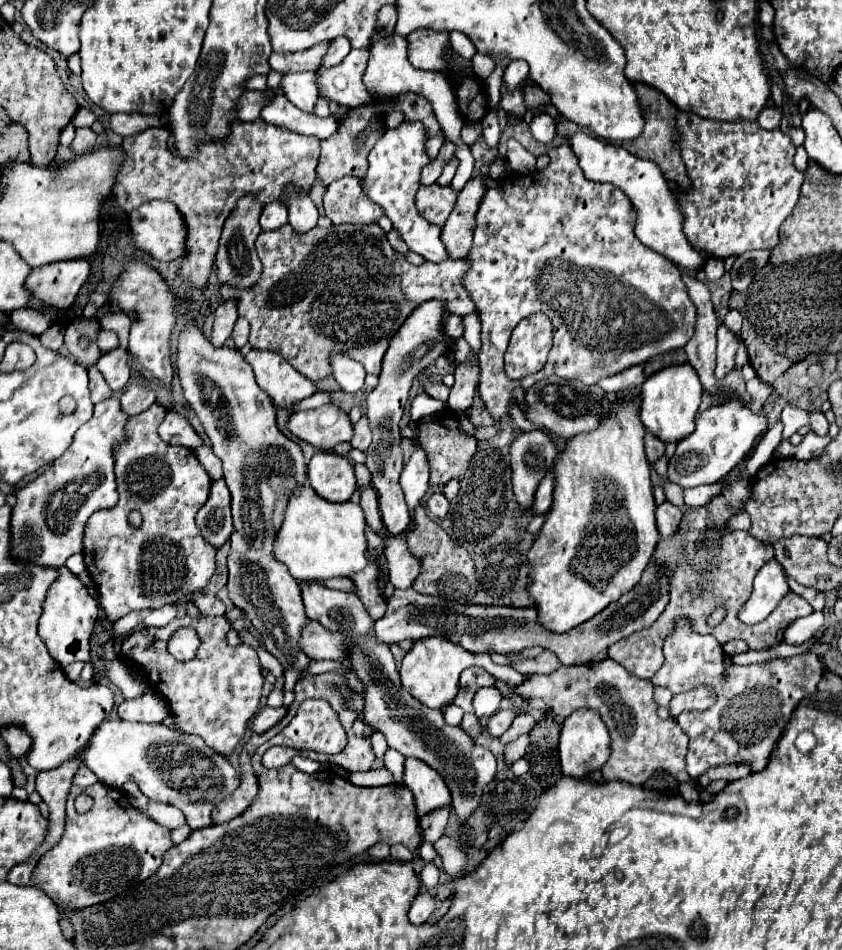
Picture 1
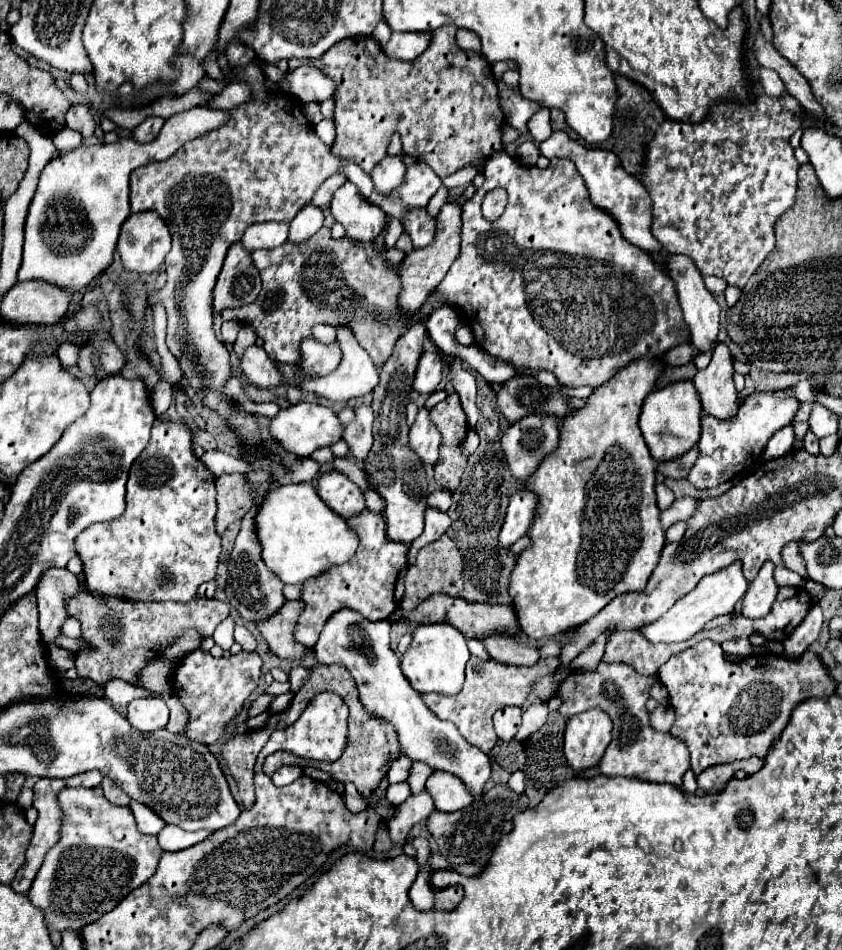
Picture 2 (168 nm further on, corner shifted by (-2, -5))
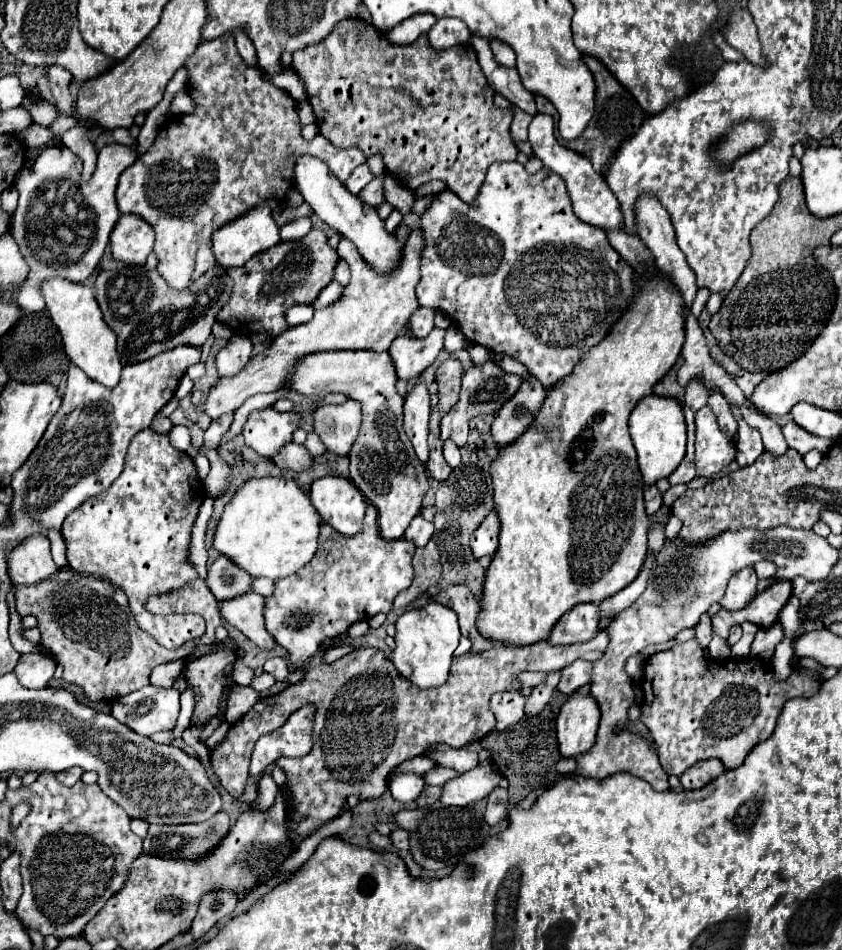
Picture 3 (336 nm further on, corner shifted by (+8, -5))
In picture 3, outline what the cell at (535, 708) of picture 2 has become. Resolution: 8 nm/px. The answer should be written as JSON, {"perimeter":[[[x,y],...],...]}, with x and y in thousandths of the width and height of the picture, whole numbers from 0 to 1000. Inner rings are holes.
{"perimeter":[[[659,706],[659,708],[652,708],[650,717],[638,721],[635,725],[628,727],[628,734],[626,734],[626,740],[624,740],[624,755],[635,755],[640,753],[640,748],[645,748],[645,744],[652,740],[657,727],[662,725],[662,719],[664,719],[664,713],[666,708]]]}

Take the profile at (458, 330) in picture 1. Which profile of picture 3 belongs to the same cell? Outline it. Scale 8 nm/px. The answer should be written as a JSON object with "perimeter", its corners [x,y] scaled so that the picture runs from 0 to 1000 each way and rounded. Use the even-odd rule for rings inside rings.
{"perimeter":[[[498,323],[486,338],[486,346],[493,355],[507,355],[514,344],[517,344],[517,327],[505,323]]]}

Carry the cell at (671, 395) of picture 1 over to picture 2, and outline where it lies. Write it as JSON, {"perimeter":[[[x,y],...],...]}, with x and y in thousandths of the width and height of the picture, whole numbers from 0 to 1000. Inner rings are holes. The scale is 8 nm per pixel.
{"perimeter":[[[806,401],[771,414],[759,437],[759,449],[778,485],[797,485],[814,479],[830,464],[833,456],[833,426],[823,403]]]}

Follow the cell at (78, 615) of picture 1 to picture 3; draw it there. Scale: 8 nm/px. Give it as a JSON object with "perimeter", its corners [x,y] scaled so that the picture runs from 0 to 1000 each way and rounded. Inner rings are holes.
{"perimeter":[[[42,563],[37,567],[30,567],[23,576],[18,576],[11,584],[11,605],[18,618],[27,616],[42,616],[70,599],[63,593],[61,580],[58,580],[58,569],[51,563]]]}

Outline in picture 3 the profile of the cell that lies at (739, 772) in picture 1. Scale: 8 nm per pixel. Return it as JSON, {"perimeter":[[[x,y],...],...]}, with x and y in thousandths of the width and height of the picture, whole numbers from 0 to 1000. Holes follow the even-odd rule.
{"perimeter":[[[837,799],[835,803],[825,803],[825,807],[816,809],[809,818],[809,826],[814,831],[833,831],[849,818],[854,818],[861,812],[859,803],[854,799]]]}

